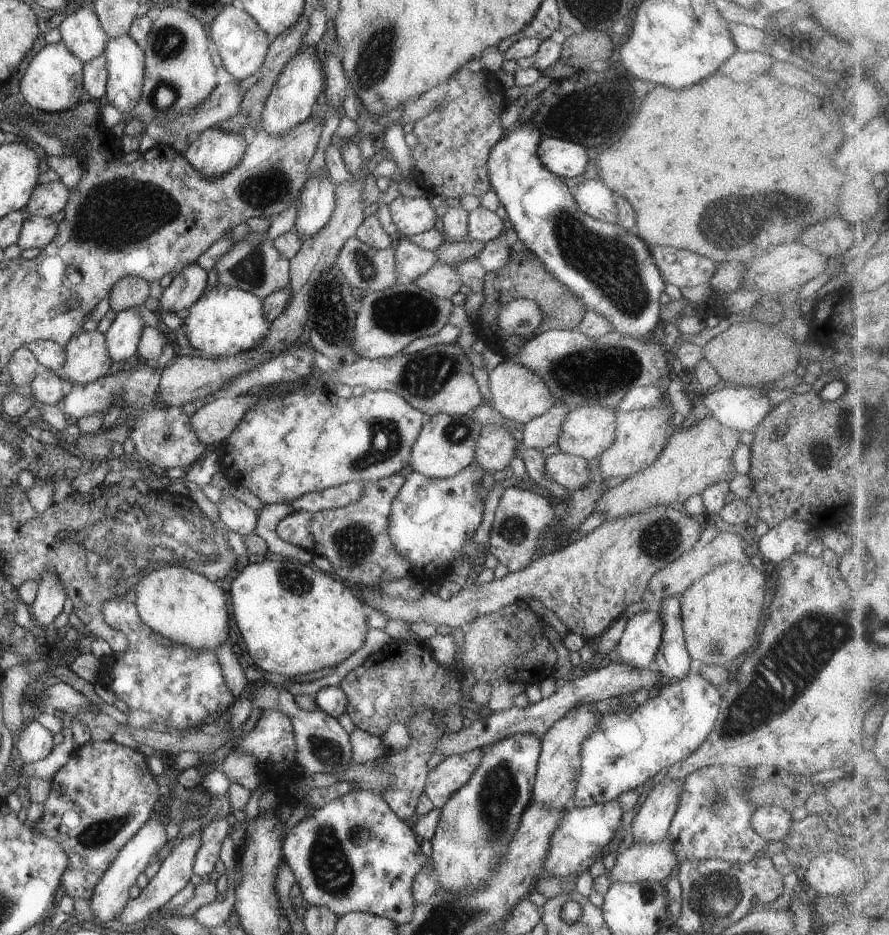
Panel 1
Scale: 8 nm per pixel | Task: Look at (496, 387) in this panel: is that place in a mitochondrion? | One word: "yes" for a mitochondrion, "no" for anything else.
no

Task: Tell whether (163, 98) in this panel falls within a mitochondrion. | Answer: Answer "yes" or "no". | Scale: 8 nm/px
yes

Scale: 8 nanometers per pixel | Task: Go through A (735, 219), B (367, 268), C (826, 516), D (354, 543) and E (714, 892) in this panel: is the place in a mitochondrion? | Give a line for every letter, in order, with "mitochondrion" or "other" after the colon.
A: mitochondrion
B: mitochondrion
C: other
D: mitochondrion
E: mitochondrion

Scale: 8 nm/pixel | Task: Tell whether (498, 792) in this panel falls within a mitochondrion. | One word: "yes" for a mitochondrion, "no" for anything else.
yes

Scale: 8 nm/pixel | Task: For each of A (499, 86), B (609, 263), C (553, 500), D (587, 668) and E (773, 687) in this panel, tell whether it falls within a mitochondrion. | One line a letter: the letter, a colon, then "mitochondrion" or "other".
A: other
B: mitochondrion
C: other
D: other
E: mitochondrion

